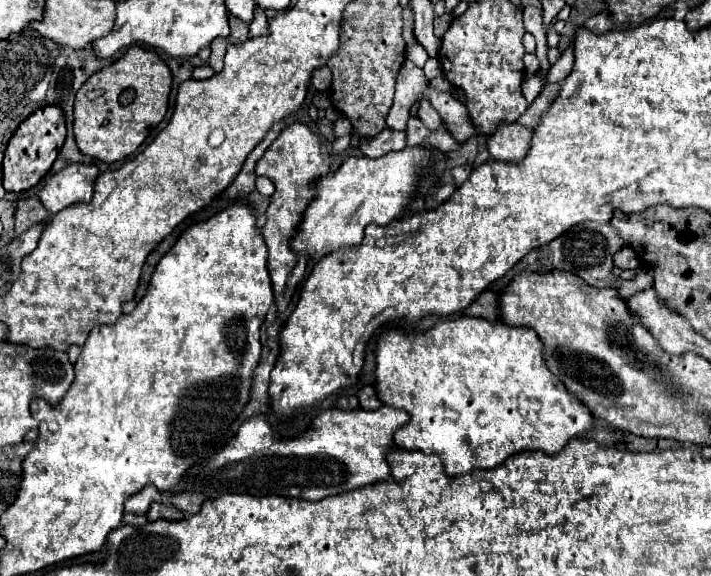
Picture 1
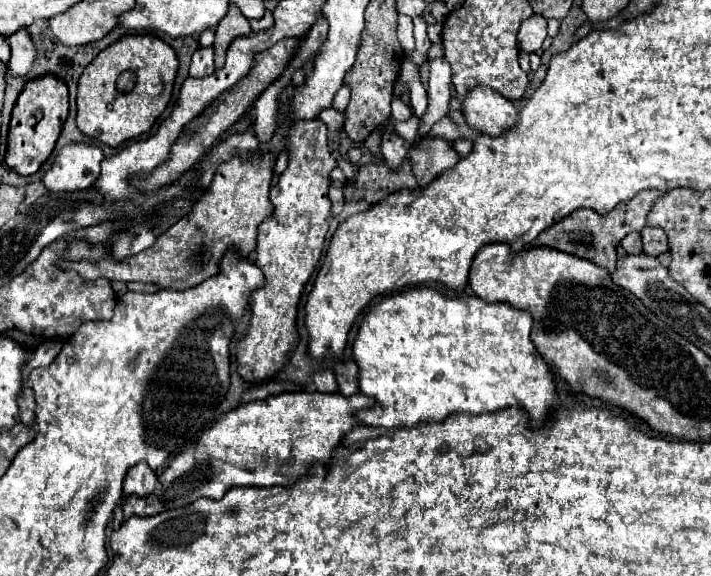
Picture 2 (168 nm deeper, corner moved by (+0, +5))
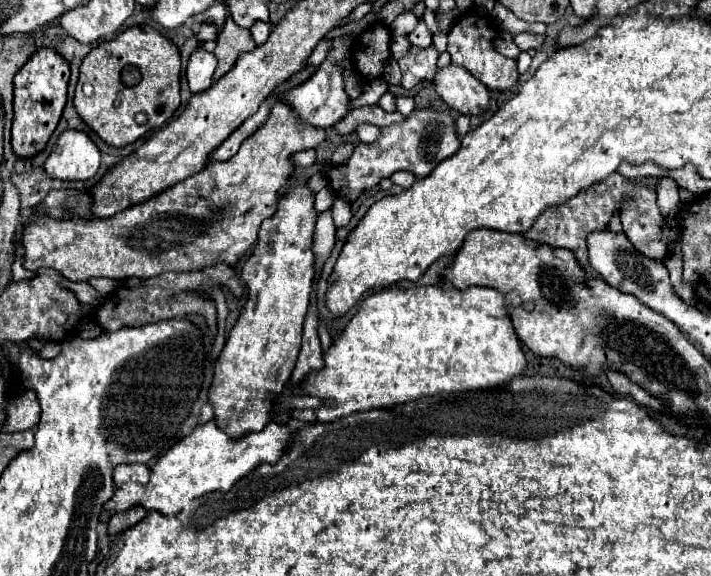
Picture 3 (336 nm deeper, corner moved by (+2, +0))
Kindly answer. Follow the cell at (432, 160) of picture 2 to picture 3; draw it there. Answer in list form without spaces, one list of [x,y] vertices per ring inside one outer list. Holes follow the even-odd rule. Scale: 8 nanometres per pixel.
[[[435,107],[415,109],[401,123],[381,127],[381,135],[375,143],[357,143],[347,165],[331,165],[327,173],[327,185],[337,197],[353,203],[363,191],[375,187],[379,179],[391,177],[397,171],[411,171],[415,177],[427,177],[443,159],[451,157],[461,145],[461,139],[455,131],[455,119],[449,109],[441,111]]]

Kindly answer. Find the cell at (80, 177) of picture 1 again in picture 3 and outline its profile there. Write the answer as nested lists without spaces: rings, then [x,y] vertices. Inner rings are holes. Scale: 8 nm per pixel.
[[[67,129],[59,135],[55,149],[47,157],[45,171],[59,181],[87,181],[97,173],[99,163],[101,153],[89,135]]]

